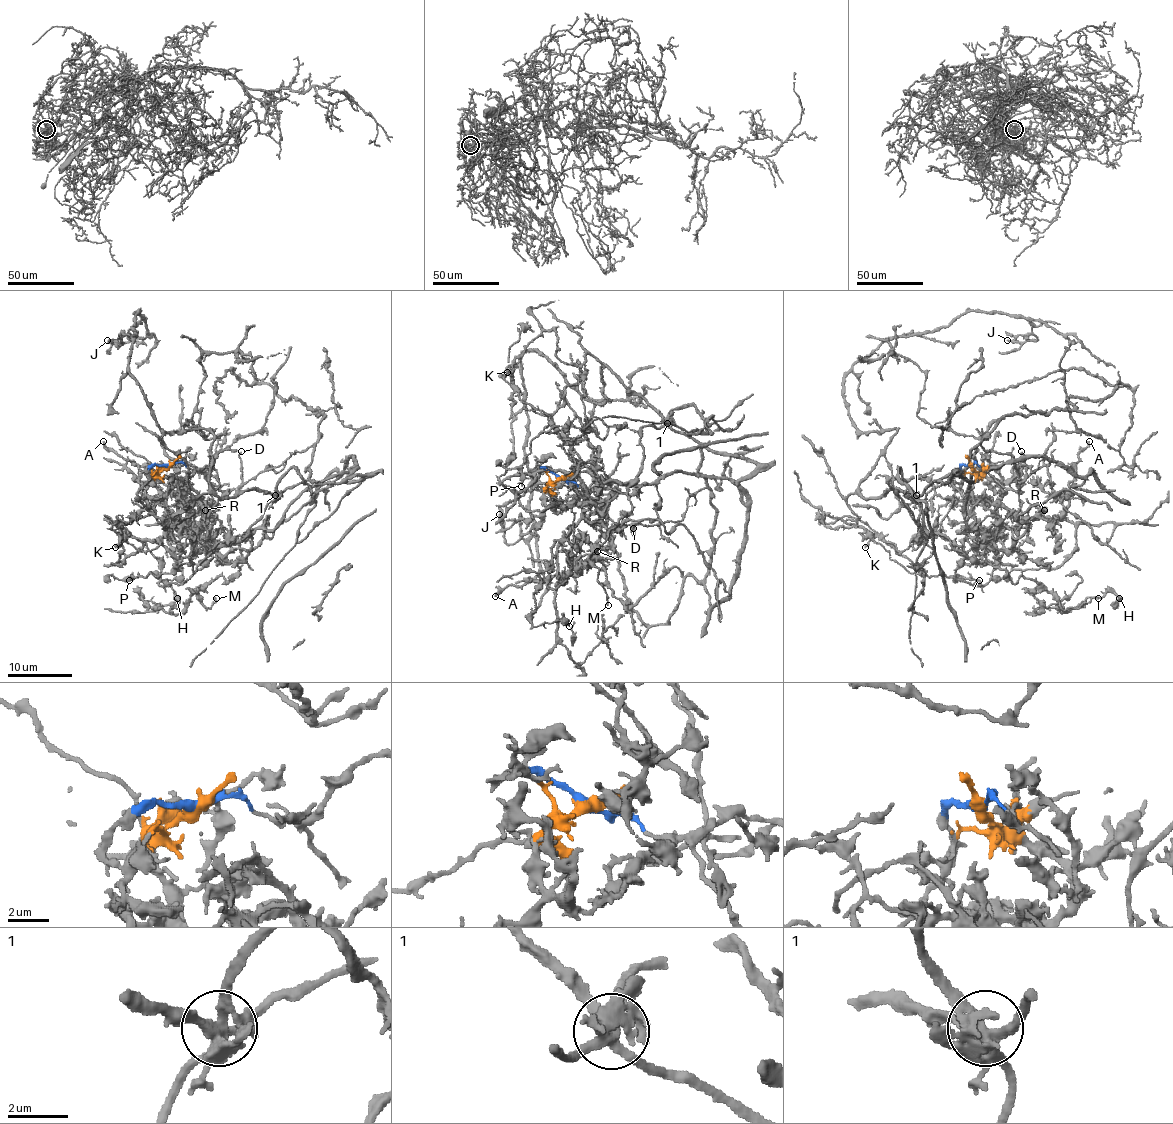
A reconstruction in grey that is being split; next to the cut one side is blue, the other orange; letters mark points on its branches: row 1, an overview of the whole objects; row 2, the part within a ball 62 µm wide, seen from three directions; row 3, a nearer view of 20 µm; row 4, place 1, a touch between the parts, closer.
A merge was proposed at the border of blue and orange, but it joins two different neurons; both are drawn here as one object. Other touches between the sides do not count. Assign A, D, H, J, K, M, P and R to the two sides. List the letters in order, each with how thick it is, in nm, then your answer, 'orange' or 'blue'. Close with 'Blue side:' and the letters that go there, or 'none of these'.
A: 280 nm thick; orange
D: 180 nm thick; blue
H: 240 nm thick; orange
J: 240 nm thick; blue
K: 280 nm thick; blue
M: 170 nm thick; orange
P: 220 nm thick; orange
R: 190 nm thick; orange
Blue side: D, J, K

